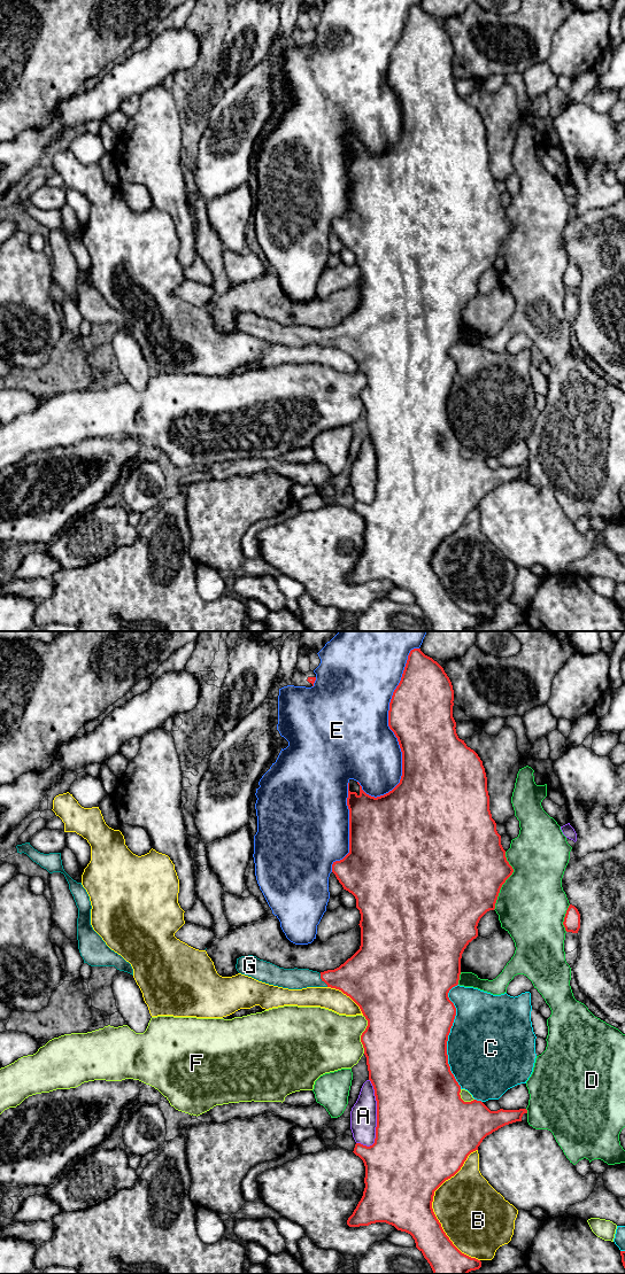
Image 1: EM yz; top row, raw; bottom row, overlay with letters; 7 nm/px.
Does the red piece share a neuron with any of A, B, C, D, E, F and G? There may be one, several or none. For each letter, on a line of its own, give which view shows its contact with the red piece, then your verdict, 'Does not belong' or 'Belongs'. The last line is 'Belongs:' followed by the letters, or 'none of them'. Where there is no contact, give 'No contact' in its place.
A: Touches red in yz. Does not belong
B: Touches red in yz. Does not belong
C: Touches red in yz. Does not belong
D: Touches red in yz. Does not belong
E: Touches red in yz. Does not belong
F: Touches red in yz. Does not belong
G: Touches red in yz. Belongs
Belongs: G

